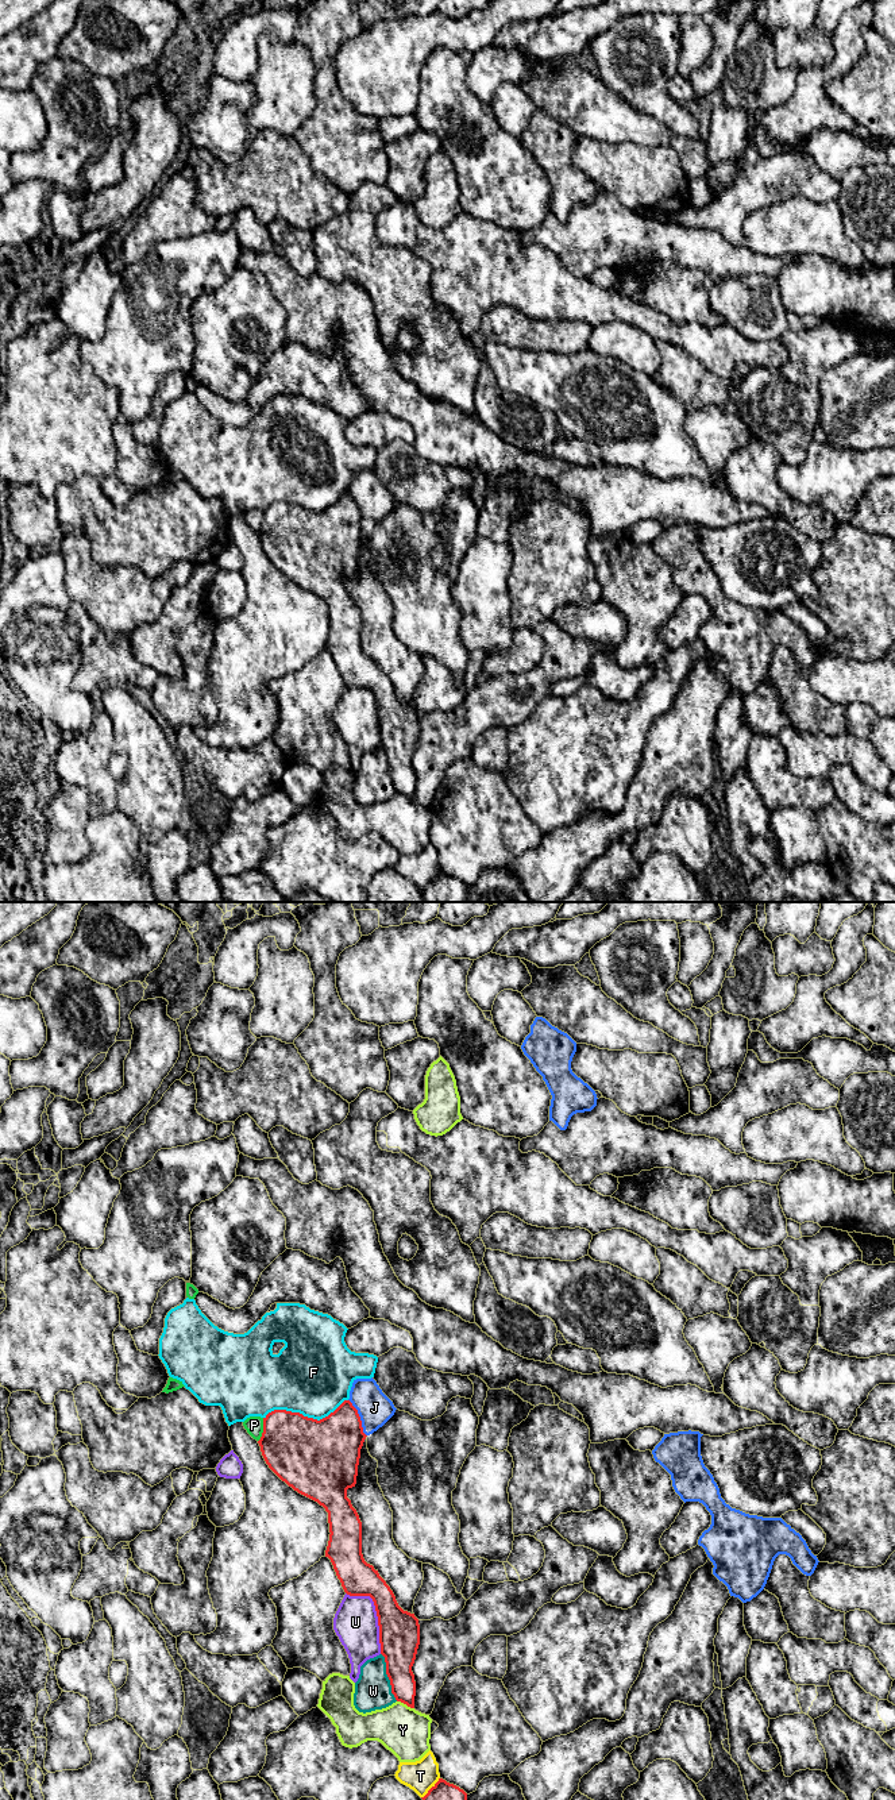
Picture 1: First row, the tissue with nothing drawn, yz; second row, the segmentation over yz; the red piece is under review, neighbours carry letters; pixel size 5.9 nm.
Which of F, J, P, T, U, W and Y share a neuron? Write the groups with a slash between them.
F / J / P / T / U / W / Y

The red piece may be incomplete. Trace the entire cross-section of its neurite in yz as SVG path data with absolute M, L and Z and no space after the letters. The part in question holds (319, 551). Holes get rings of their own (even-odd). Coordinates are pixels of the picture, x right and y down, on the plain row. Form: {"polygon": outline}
{"polygon": "M344 493L333 505L320 513L304 509L300 505L274 502L263 510L263 525L258 536L266 556L282 574L298 586L317 594L328 605L331 627L325 650L331 652L336 668L347 687L370 689L373 691L378 709L381 747L385 749L386 767L390 772L391 786L397 794L414 801L416 774L412 759L420 737L418 712L414 706L404 704L398 698L393 683L379 668L378 663L364 654L362 647L362 614L351 593L347 590L347 582L356 577L360 541L366 529L358 502L350 493Z"}

